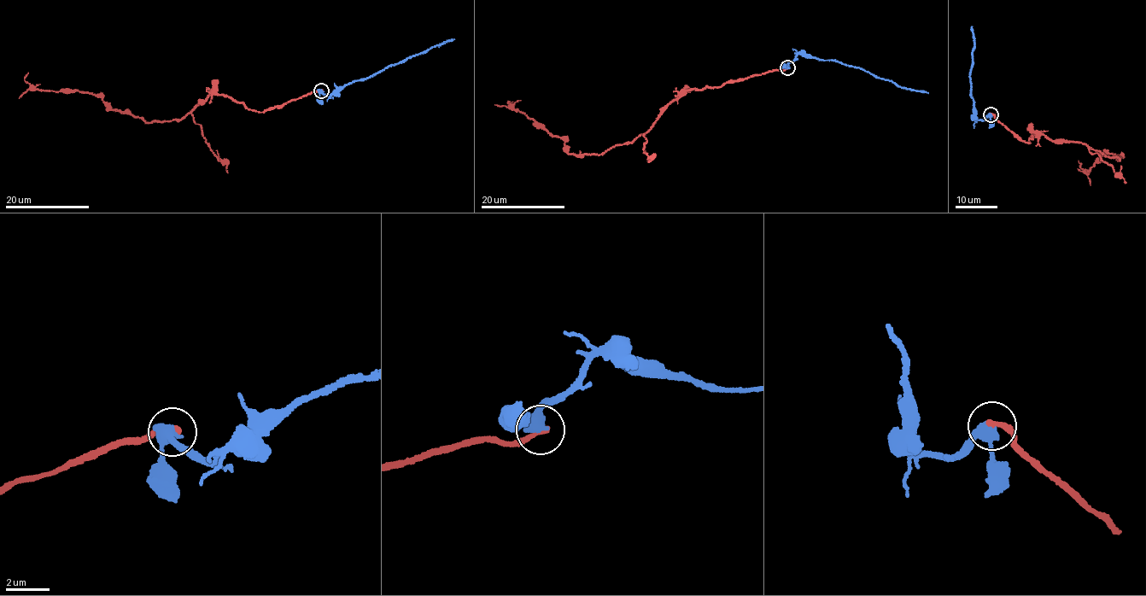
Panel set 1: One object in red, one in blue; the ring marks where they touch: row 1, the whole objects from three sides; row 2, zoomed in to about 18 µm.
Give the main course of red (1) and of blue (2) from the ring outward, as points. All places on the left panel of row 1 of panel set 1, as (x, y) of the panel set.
1: (321, 90), (258, 112), (212, 92), (181, 119), (148, 122), (94, 94), (34, 88), (28, 73)
2: (321, 90), (329, 96), (353, 82), (454, 39)

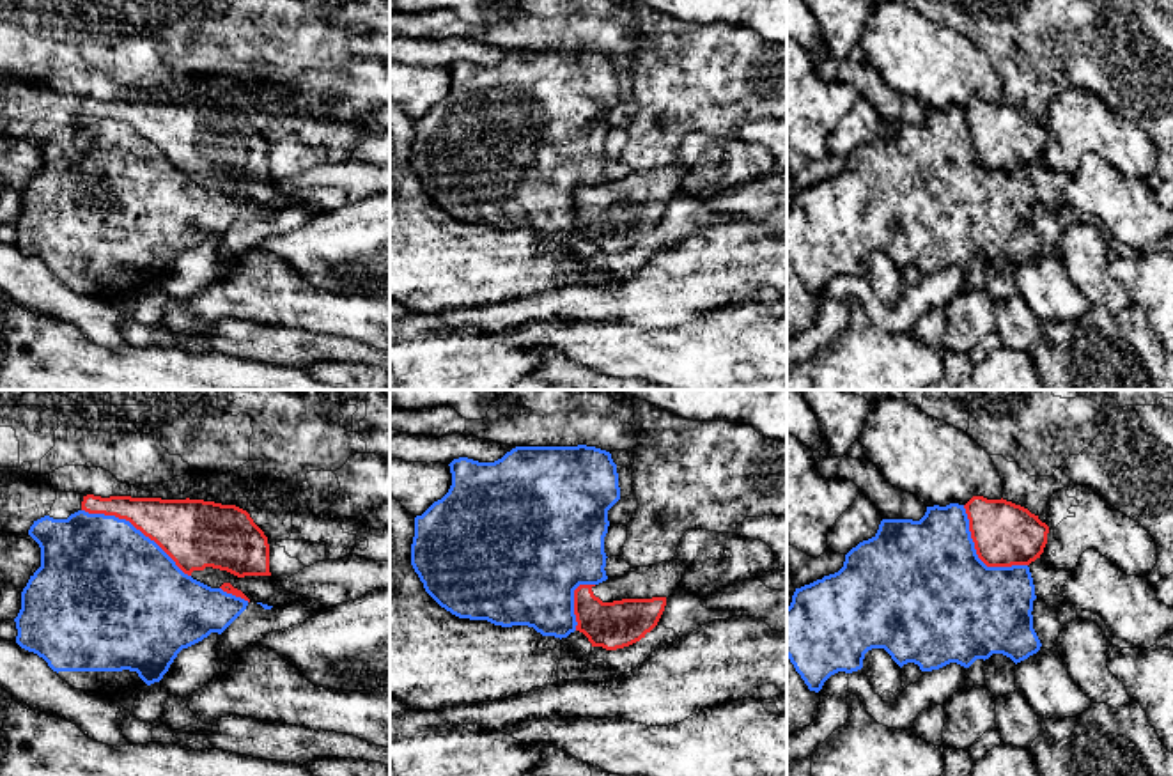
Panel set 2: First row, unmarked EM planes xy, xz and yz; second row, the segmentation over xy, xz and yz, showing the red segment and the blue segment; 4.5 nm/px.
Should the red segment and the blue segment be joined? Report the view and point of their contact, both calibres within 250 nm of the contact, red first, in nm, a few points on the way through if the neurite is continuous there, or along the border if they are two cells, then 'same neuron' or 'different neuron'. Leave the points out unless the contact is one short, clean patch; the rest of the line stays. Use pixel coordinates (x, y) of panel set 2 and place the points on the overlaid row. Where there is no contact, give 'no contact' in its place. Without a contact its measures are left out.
meets red in xy at (137, 528); 300 nm thick on the red side, 500 nm on the other; different neuron

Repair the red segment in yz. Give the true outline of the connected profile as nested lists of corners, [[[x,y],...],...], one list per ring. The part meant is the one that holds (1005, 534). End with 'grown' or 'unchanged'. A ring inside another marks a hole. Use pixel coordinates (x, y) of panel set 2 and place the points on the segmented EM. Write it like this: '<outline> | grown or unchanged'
[[[973,496],[966,505],[978,558],[987,567],[1029,565],[1044,553],[1049,526],[1006,500]]] | unchanged

